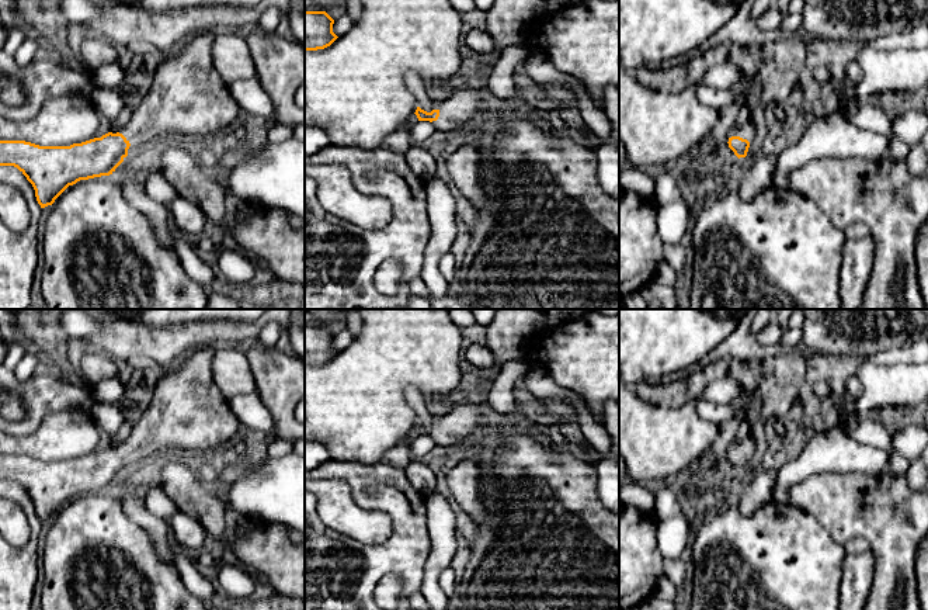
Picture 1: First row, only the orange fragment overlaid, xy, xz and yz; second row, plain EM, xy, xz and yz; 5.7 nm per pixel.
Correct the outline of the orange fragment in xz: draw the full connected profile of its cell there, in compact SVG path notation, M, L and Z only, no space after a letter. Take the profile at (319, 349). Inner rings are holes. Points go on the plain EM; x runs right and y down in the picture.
M305 325L305 365L330 361L338 351L333 347L334 335L326 326Z

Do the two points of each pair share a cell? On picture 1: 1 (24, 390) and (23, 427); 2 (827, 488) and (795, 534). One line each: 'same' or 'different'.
1: same
2: different

